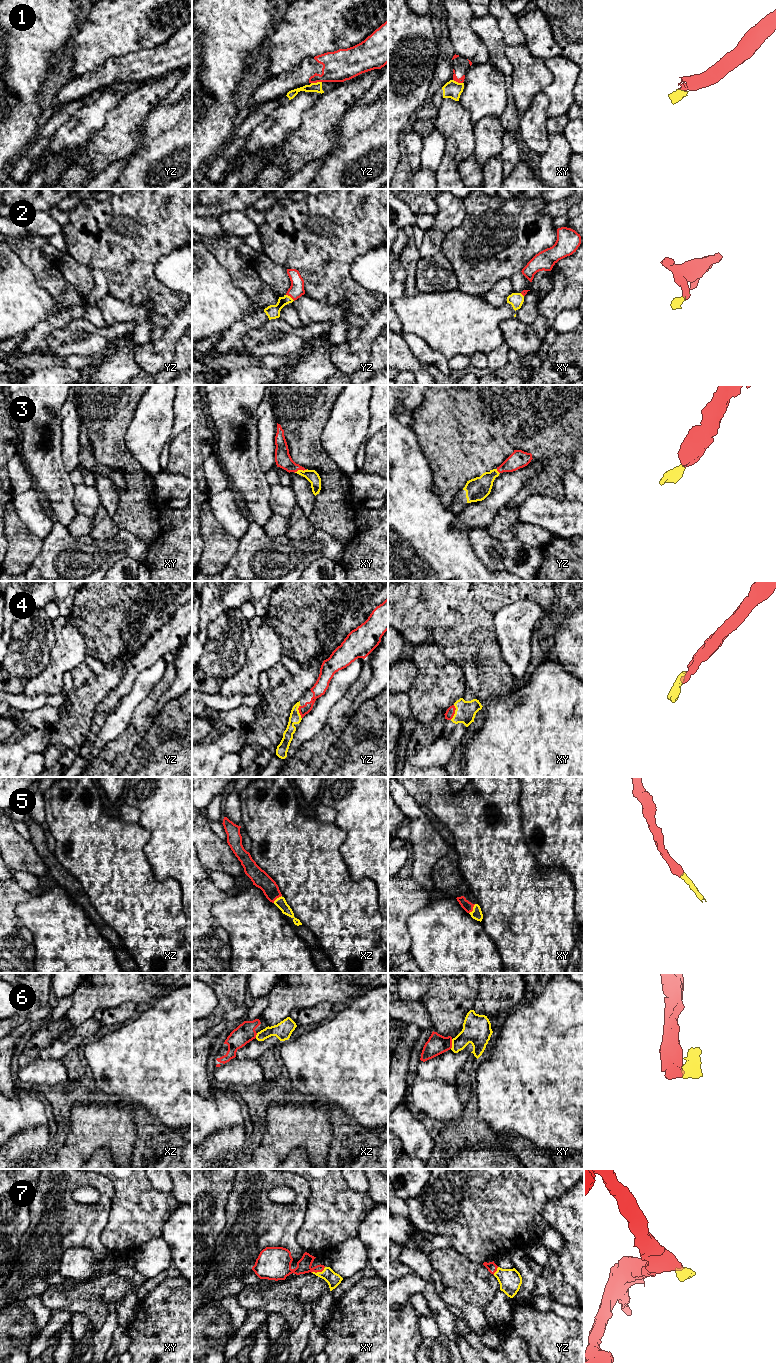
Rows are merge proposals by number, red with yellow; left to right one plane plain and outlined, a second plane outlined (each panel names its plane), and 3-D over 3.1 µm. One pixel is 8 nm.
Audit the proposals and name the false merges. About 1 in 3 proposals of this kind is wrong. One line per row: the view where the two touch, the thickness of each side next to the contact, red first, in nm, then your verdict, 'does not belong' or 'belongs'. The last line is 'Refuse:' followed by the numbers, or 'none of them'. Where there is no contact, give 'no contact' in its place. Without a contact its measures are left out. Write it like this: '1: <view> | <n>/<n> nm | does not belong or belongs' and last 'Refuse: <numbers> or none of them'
1: yz | 260/80 nm | does not belong
2: yz | 120/110 nm | belongs
3: xy | 130/100 nm | belongs
4: xy | 70/170 nm | belongs
5: xy | 80/90 nm | belongs
6: xy | 160/220 nm | does not belong
7: xy | 110/120 nm | belongs
Refuse: 1, 6

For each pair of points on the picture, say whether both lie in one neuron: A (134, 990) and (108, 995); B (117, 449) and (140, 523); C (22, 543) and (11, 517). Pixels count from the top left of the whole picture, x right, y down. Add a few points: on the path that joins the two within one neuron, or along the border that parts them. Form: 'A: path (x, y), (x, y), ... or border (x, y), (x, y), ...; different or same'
A: path (128, 990), (114, 990); same
B: path (128, 467), (138, 482), (139, 505); same
C: path (18, 537), (12, 523); same

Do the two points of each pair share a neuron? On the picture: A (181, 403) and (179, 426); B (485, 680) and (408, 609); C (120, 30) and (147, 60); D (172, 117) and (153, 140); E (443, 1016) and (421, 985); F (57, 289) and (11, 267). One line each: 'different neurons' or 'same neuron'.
A: same neuron
B: same neuron
C: different neurons
D: same neuron
E: different neurons
F: different neurons

